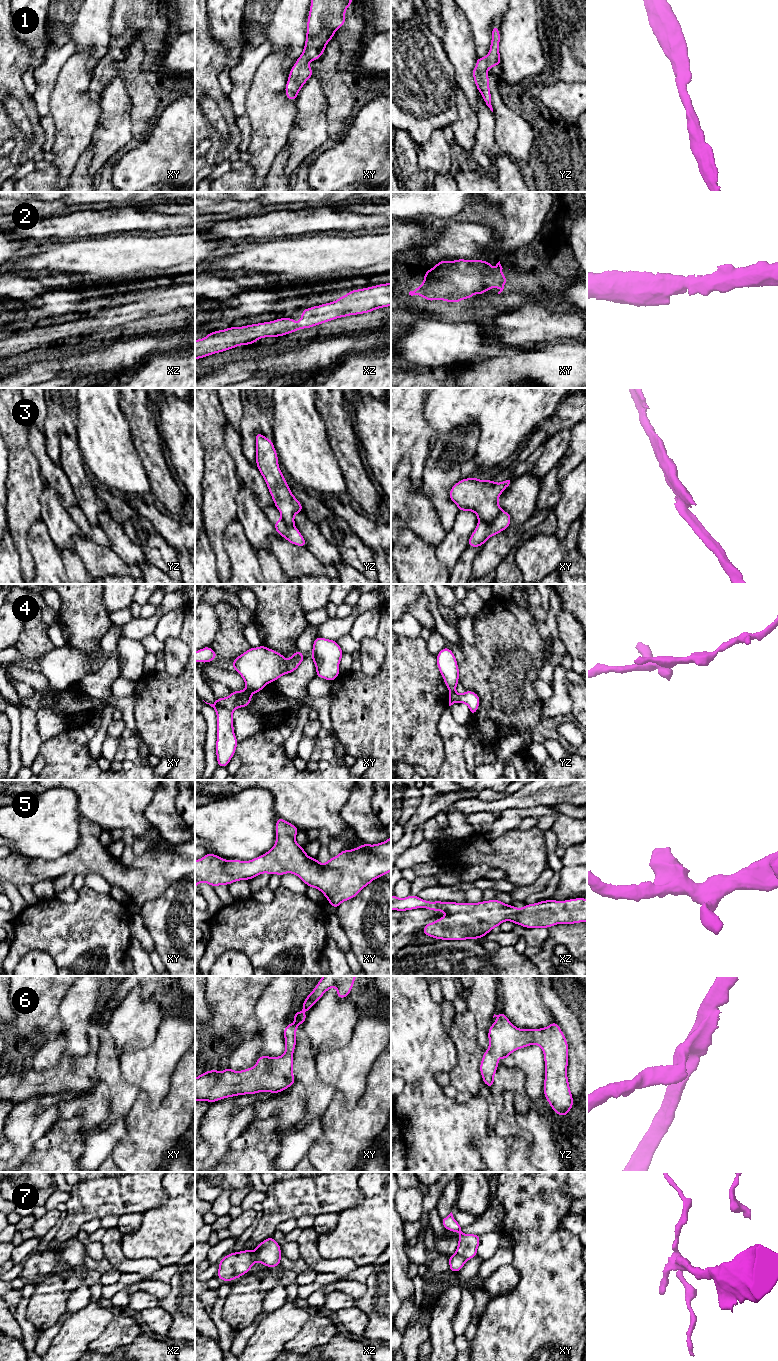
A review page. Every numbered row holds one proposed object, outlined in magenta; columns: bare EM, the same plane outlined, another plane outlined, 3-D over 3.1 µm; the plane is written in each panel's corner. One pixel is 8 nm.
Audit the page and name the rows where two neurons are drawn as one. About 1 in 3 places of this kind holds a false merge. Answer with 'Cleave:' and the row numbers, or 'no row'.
Cleave: 3, 4, 7

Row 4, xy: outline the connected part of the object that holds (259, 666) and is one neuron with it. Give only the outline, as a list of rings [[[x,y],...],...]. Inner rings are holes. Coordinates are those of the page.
[[[263,644],[260,647],[250,647],[246,652],[232,660],[233,670],[241,675],[245,681],[246,690],[256,694],[272,681],[277,681],[282,675],[294,672],[304,660],[305,655],[297,650],[290,655],[288,663],[285,657]]]

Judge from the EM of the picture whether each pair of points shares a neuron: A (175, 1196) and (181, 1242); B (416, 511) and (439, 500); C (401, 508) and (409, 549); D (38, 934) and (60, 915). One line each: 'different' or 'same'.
A: same
B: different
C: different
D: same

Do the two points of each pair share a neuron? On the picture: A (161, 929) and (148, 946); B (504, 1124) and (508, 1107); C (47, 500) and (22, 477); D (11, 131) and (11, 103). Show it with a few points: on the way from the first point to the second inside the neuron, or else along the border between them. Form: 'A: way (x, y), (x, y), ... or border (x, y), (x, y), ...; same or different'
A: border (143, 919), (143, 923), (155, 948); different
B: way (508, 1120), (508, 1111); same
C: border (46, 483), (39, 500), (42, 518); different
D: border (10, 117), (26, 138); different

